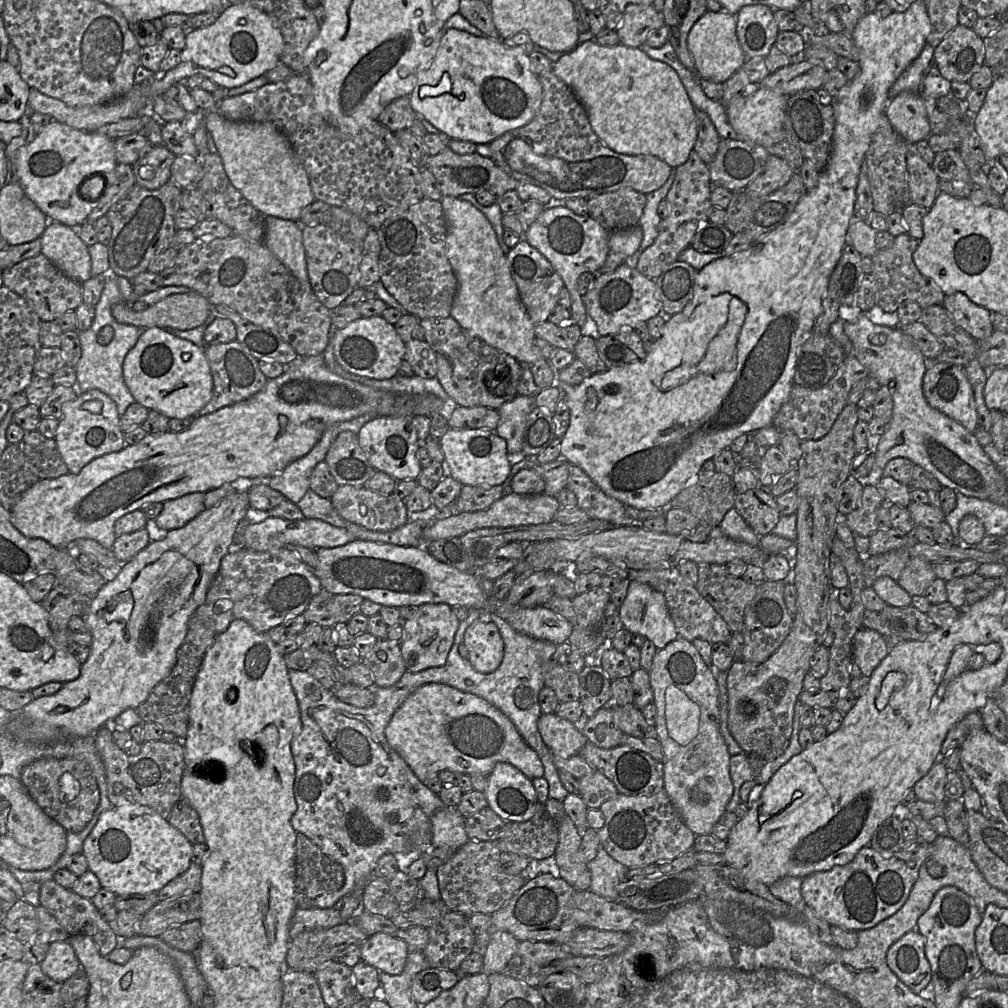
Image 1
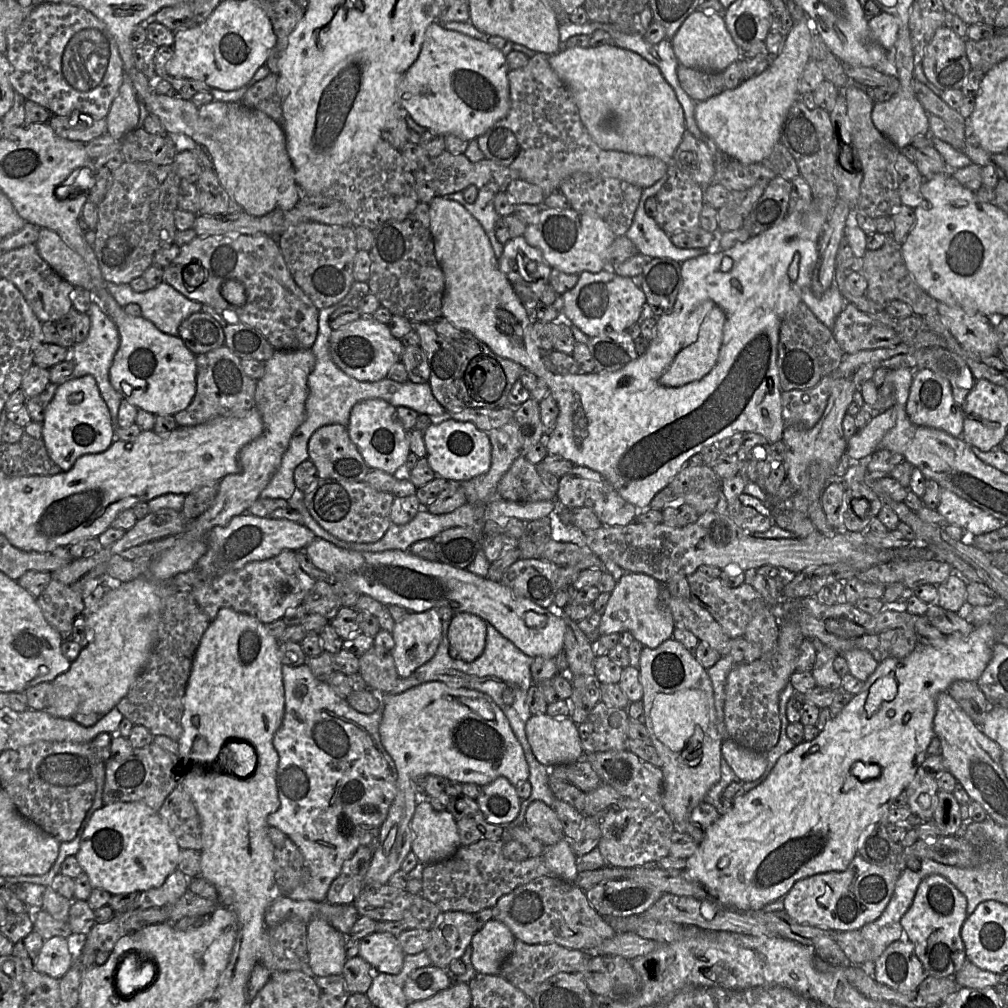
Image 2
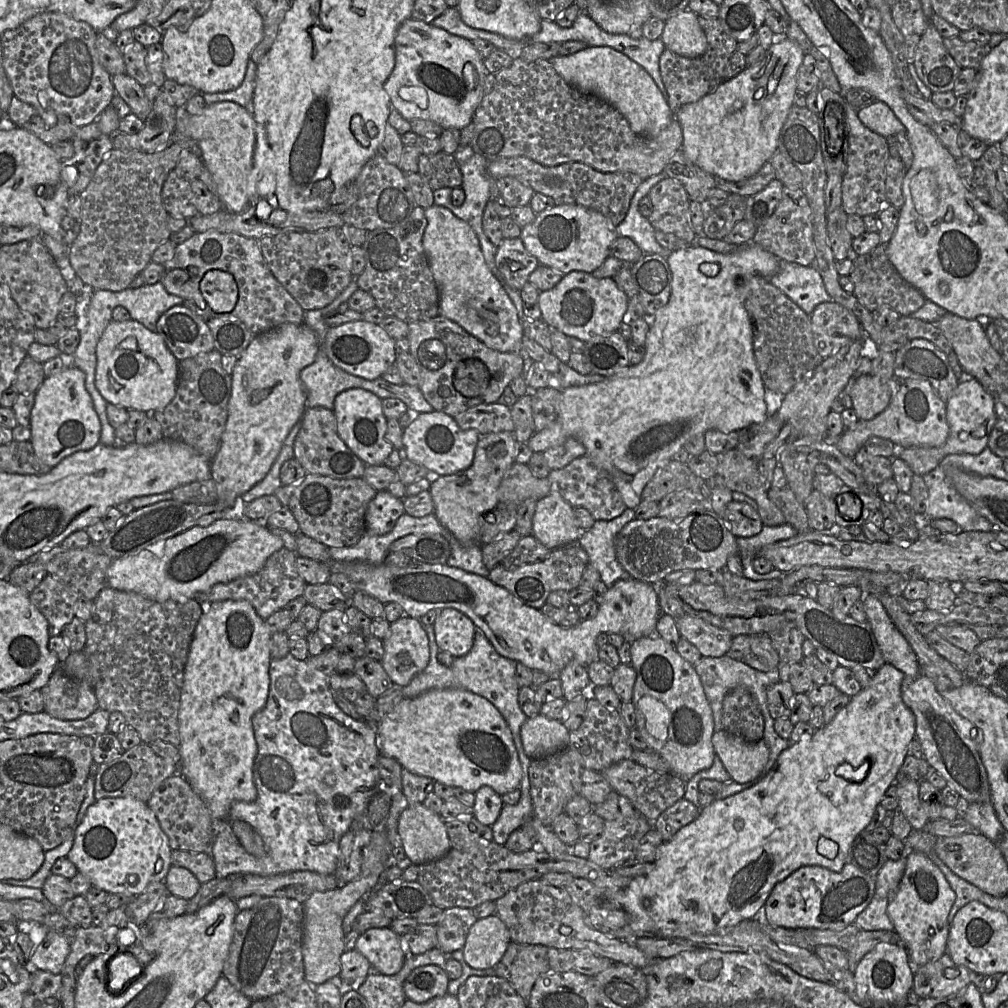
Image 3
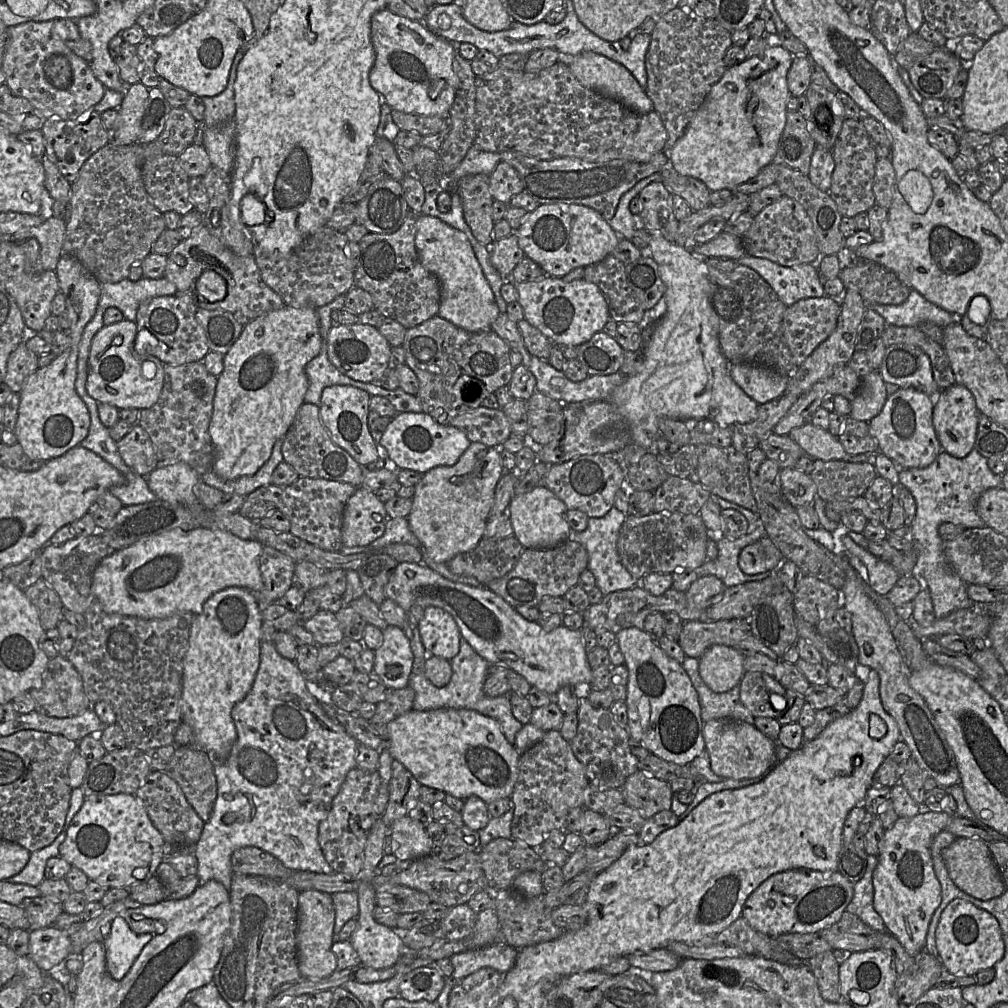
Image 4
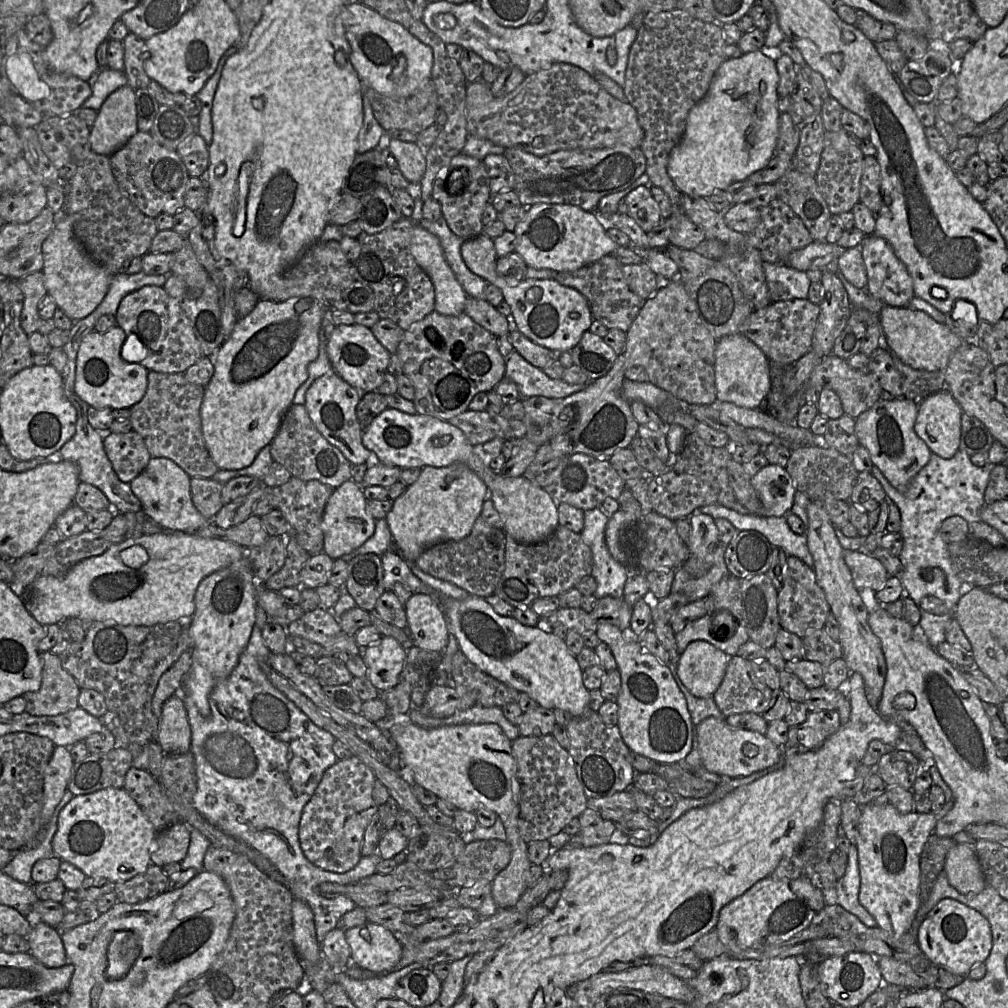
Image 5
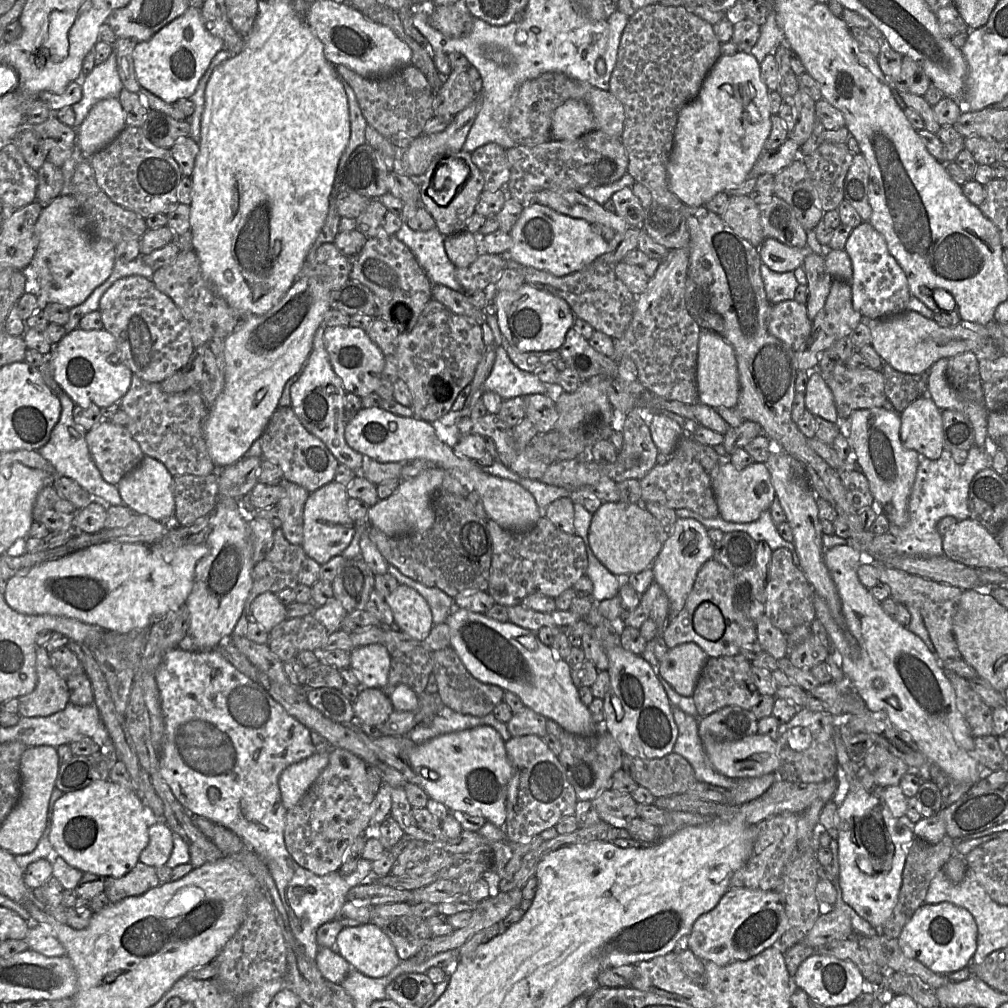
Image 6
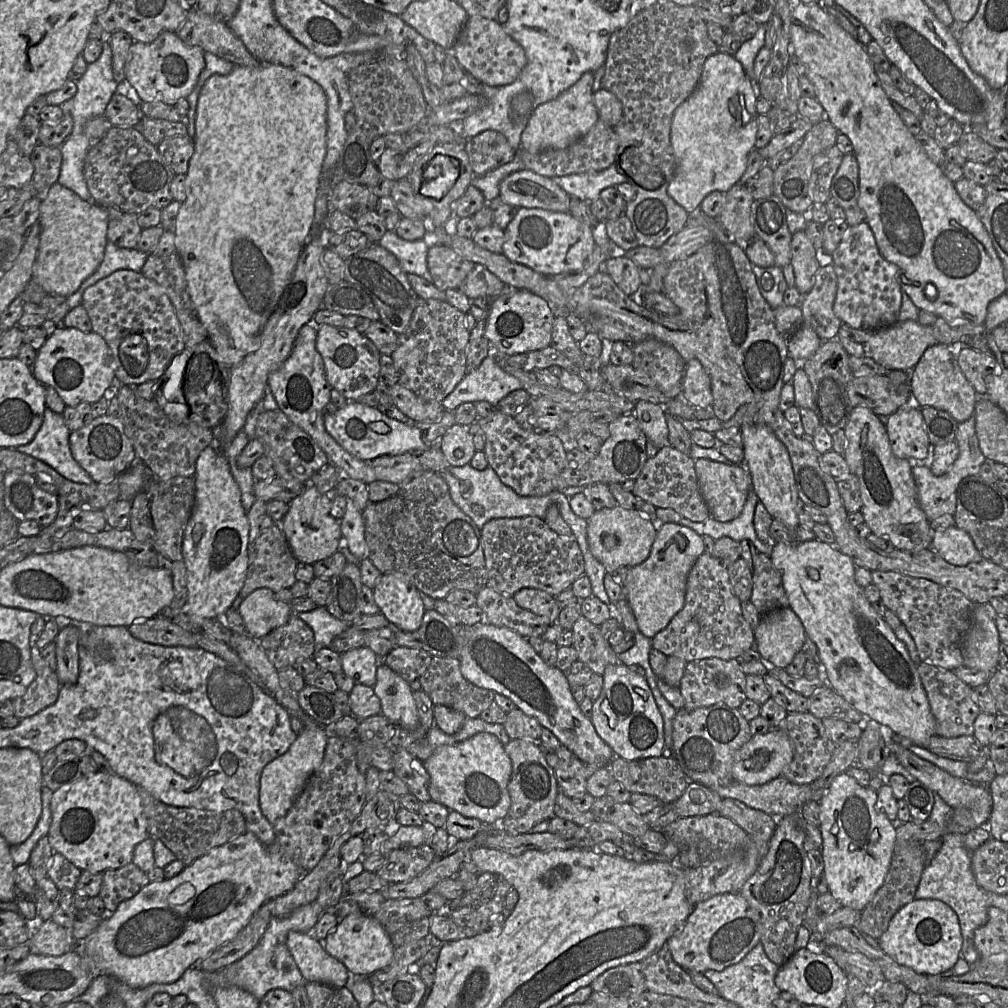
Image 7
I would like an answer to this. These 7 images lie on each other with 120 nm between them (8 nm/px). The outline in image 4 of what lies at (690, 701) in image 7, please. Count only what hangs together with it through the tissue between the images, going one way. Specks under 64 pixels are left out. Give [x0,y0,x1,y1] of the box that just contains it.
[739,671,786,719]

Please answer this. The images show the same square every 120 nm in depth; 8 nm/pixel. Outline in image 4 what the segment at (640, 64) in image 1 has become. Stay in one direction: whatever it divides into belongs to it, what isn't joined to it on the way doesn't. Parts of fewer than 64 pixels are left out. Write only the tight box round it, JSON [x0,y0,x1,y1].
[565,52,654,114]

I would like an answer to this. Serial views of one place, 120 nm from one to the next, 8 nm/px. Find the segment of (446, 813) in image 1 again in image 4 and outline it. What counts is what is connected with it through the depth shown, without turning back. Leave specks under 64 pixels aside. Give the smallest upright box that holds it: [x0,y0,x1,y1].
[389,815,432,861]

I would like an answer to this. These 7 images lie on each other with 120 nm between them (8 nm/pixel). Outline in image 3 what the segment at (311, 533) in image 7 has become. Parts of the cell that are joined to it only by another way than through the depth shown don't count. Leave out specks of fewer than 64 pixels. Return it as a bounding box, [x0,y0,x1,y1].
[365,491,405,536]

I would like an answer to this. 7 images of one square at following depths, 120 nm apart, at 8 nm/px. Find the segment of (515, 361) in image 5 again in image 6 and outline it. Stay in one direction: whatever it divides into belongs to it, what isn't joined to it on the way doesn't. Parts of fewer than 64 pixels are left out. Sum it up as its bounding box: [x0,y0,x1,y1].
[484,347,565,402]

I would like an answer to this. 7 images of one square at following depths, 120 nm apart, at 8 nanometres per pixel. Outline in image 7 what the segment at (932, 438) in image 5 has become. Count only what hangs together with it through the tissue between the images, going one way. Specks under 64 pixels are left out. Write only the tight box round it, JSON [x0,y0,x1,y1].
[880,405,929,459]

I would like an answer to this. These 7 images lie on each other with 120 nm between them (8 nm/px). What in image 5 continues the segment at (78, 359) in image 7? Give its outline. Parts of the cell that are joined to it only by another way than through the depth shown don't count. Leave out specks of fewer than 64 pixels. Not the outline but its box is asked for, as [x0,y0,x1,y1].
[74,326,149,408]

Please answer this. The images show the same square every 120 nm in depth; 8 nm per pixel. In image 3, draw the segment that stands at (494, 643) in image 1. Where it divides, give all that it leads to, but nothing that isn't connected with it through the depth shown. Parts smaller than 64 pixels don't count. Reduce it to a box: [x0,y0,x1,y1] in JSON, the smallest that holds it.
[433,610,476,658]

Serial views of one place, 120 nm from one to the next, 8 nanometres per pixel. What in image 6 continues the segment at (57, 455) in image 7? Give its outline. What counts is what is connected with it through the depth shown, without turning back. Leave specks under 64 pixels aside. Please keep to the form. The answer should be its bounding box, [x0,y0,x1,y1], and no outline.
[37,389,124,506]

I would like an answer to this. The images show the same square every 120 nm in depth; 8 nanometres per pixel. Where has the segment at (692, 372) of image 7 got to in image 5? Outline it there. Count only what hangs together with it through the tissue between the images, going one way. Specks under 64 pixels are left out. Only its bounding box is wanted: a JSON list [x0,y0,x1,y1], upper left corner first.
[715,334,771,408]

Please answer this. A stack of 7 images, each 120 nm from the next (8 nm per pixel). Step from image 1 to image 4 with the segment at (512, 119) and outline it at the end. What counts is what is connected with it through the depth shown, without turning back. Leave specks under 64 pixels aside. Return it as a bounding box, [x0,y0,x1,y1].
[369,9,459,119]

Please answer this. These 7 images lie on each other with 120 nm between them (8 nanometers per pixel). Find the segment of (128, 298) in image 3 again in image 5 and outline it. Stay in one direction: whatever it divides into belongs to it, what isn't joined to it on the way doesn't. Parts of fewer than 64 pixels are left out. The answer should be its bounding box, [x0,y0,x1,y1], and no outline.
[95,270,167,317]

